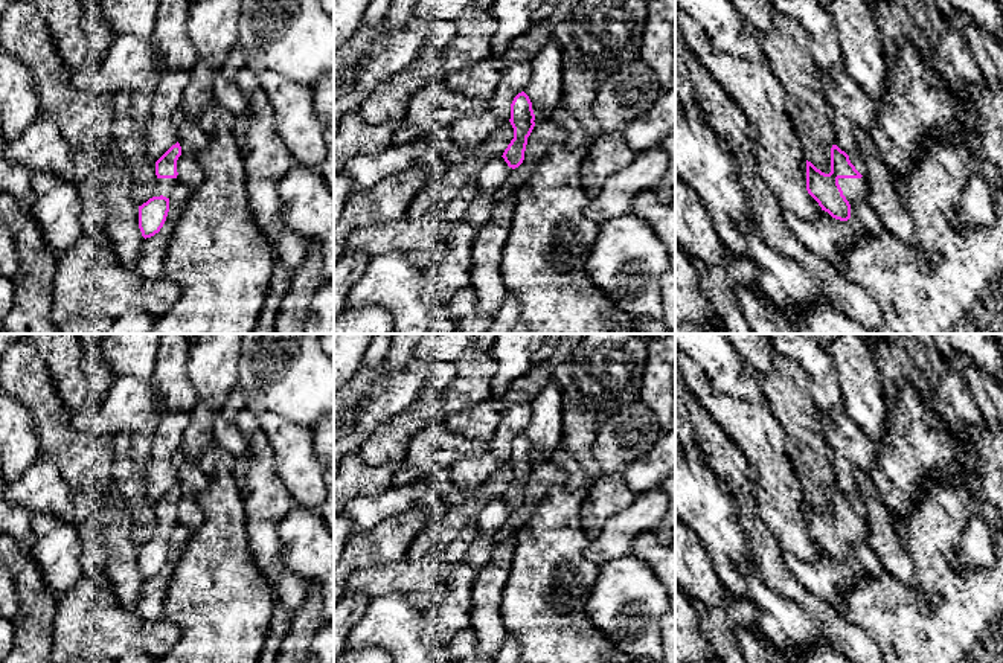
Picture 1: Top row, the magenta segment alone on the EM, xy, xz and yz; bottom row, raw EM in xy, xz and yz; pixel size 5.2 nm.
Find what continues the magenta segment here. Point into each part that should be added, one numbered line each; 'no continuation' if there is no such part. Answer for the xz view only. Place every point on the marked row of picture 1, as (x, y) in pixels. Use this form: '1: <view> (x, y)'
no continuation

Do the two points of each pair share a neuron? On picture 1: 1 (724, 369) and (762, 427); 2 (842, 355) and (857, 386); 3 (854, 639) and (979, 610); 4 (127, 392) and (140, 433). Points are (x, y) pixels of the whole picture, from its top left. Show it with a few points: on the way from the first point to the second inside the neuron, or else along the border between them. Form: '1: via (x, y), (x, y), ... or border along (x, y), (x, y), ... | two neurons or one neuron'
1: border along (712, 383), (733, 397), (762, 403), (767, 407) | two neurons
2: via (849, 363), (857, 371), (857, 378) | one neuron
3: border along (840, 614), (858, 625), (878, 646) | two neurons
4: via (128, 403), (139, 422) | one neuron

